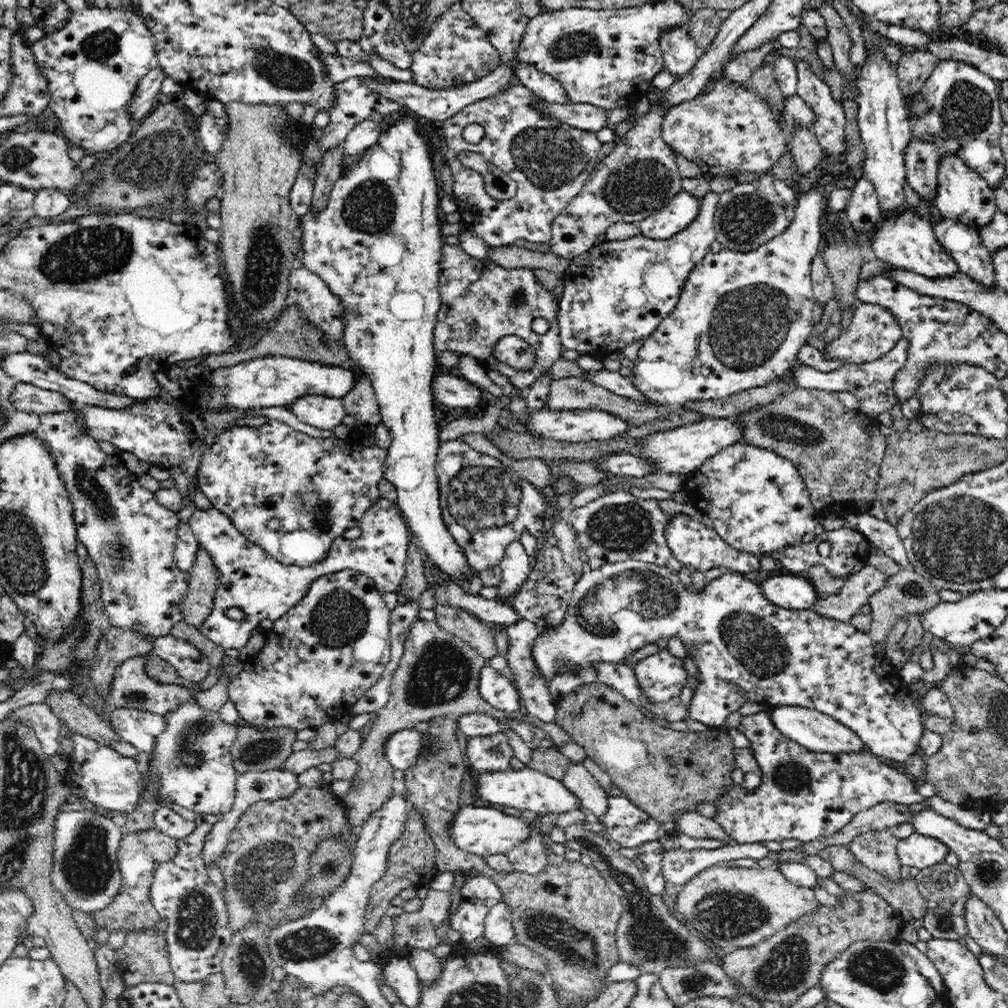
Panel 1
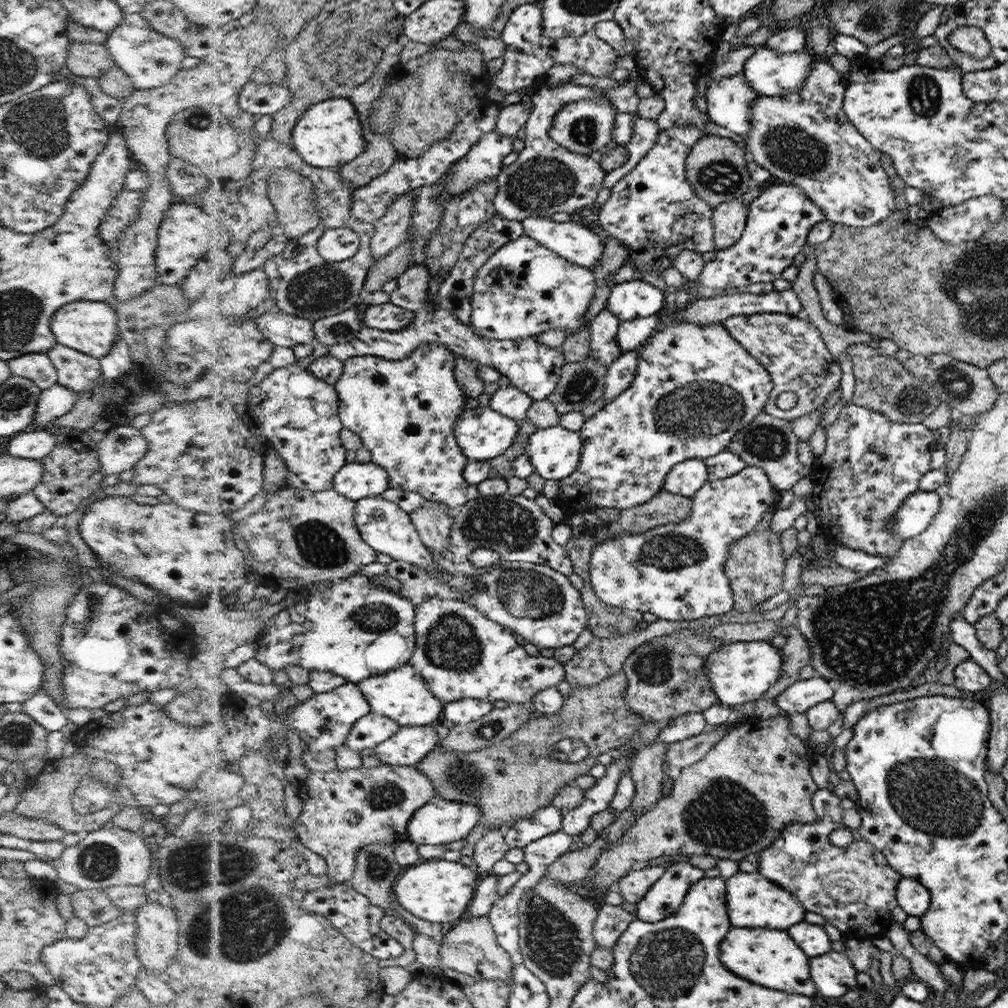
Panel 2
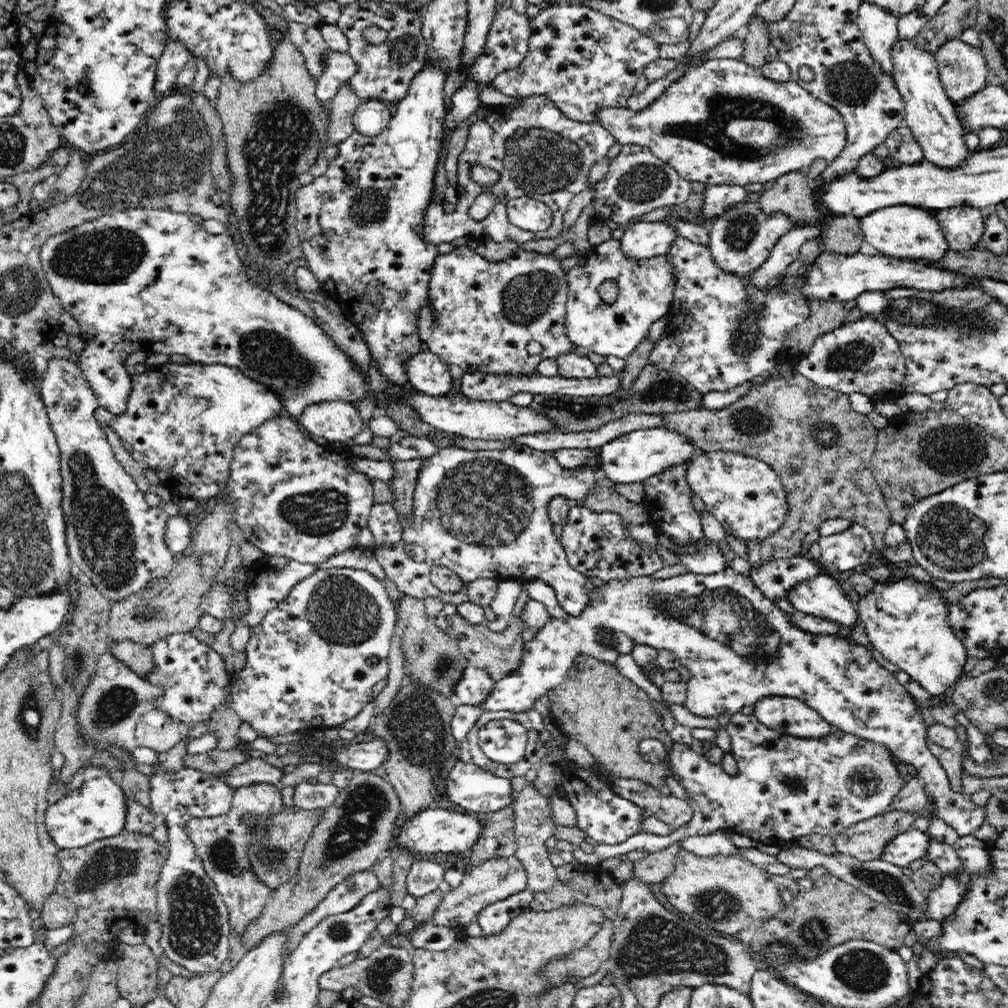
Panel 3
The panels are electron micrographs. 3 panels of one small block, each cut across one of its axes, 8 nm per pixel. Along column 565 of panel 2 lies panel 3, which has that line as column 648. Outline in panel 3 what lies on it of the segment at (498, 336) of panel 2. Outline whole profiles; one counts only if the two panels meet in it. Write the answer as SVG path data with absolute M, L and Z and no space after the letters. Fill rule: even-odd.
M614 239L578 252L578 261L566 273L566 278L567 337L572 344L605 357L625 359L644 340L652 323L670 313L675 296L676 276L669 255L635 259L622 253L621 243ZM604 280L614 280L618 286L614 304L606 304L598 294L598 286Z

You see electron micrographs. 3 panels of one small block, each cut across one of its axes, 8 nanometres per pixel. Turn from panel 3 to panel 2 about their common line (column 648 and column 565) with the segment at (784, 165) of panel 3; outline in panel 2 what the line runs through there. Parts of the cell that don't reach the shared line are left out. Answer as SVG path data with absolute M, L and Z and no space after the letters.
M584 99L566 105L552 120L550 137L554 142L576 154L598 156L612 144L616 107L598 99Z

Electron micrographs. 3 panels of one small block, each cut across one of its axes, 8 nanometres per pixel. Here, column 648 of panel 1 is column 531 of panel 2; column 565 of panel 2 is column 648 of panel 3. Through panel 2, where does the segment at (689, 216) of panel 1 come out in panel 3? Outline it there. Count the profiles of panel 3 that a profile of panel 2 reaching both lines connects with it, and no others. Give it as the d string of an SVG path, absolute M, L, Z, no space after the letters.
M666 219L654 222L638 221L631 225L619 240L622 253L635 259L668 255L679 235L676 228Z

